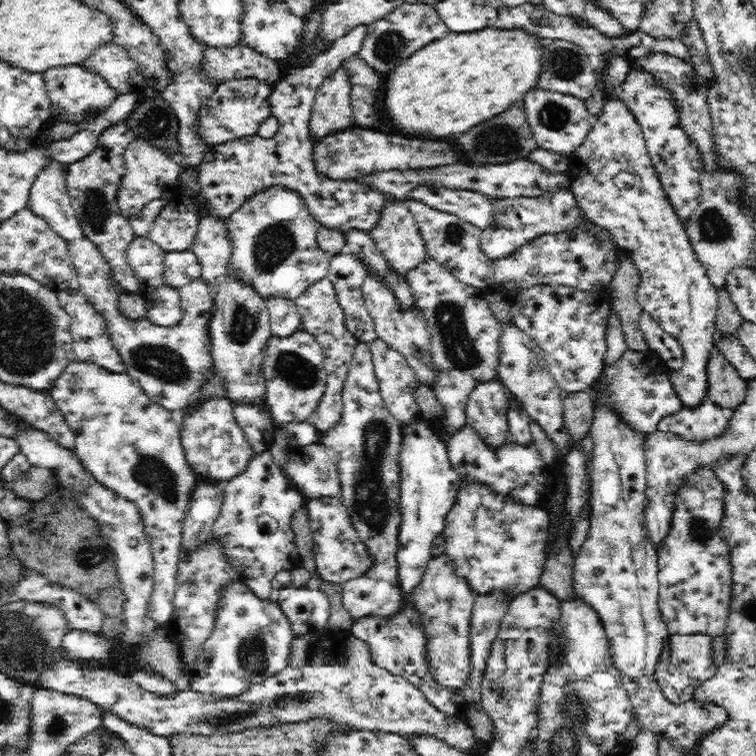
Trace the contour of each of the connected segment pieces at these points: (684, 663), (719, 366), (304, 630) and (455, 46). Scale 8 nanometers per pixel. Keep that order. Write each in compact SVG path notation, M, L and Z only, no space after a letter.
M671 634L664 640L664 650L660 655L660 664L656 669L656 680L666 695L668 702L682 704L692 698L694 690L705 680L717 673L712 659L712 636L689 634L678 636Z
M724 353L712 354L707 362L710 388L707 400L727 409L736 409L746 400L748 382Z
M308 586L300 590L286 587L276 591L272 598L281 602L296 636L308 635L327 626L330 601L324 592Z
M488 27L474 33L448 34L424 46L400 64L386 80L384 106L386 114L394 122L394 128L424 138L442 138L456 132L468 132L472 126L486 122L488 118L508 110L514 102L537 88L543 70L542 39L524 29L500 29Z

